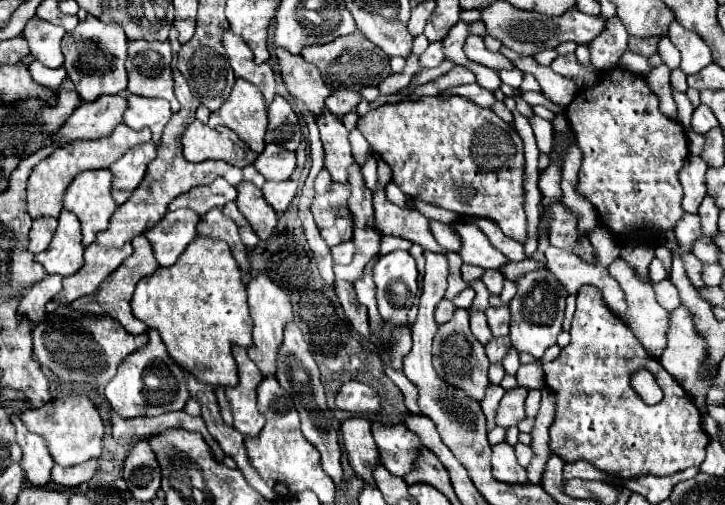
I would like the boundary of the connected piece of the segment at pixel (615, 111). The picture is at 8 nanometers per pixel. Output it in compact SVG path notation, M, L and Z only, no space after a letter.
M620 66L602 72L594 86L578 92L566 108L565 115L582 152L576 192L584 196L598 210L598 214L608 214L608 218L602 220L602 226L616 236L638 232L644 238L658 236L658 240L662 240L664 232L674 230L678 220L686 214L682 210L682 186L678 172L688 158L688 140L684 126L666 118L658 110L658 96L652 92L646 78Z

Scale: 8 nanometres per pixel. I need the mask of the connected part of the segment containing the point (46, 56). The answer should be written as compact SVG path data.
M34 16L24 28L24 36L30 44L30 52L48 68L60 68L64 64L64 54L60 42L66 30Z

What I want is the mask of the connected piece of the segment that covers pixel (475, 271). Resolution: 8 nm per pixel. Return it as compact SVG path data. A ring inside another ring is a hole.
M462 264L462 278L464 282L470 286L474 280L480 280L484 274L484 270L480 266L472 266L472 264Z

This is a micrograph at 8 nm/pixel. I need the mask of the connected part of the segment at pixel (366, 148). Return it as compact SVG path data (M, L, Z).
M354 128L350 132L350 142L352 142L352 152L354 152L354 160L356 164L362 168L366 164L366 160L372 156L372 150L370 150L370 144L366 142L366 138L358 132L358 128Z

